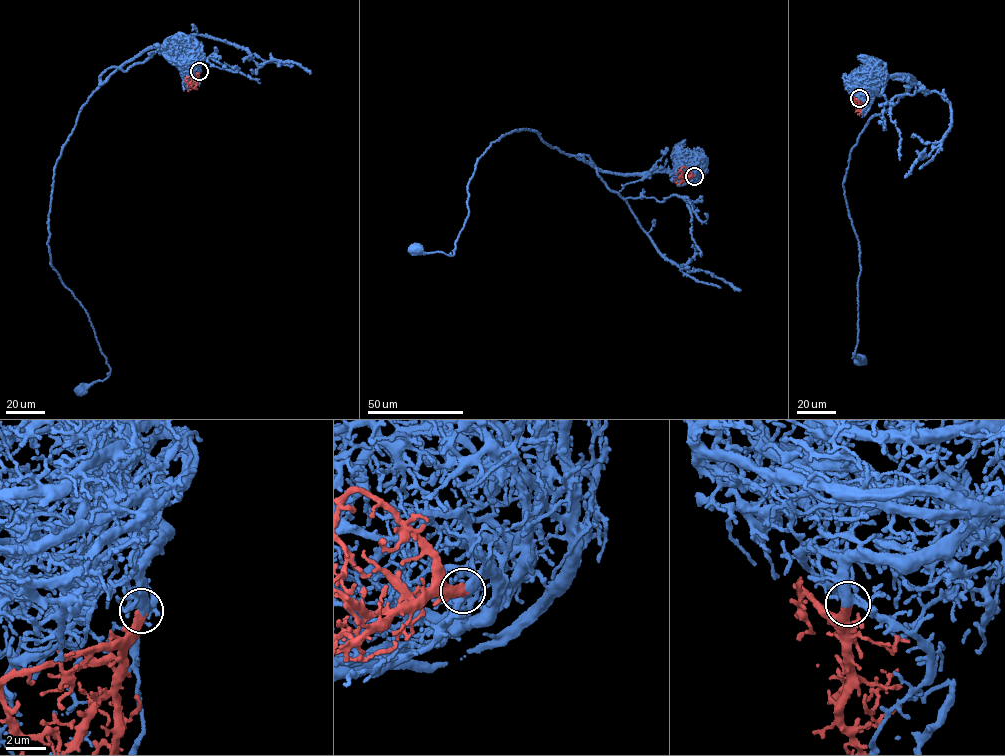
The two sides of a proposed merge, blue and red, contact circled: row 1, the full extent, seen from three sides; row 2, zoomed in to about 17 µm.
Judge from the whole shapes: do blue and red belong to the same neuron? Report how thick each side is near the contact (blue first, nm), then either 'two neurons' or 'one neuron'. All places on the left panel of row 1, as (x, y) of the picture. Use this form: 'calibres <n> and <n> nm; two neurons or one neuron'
calibres 320 and 500 nm; one neuron

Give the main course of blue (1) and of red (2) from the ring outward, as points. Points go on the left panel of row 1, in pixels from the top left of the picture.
1: (199, 70), (180, 51), (145, 49), (97, 88), (57, 160), (50, 264), (110, 370), (81, 390)
2: (199, 70), (198, 77), (188, 84), (189, 91)

